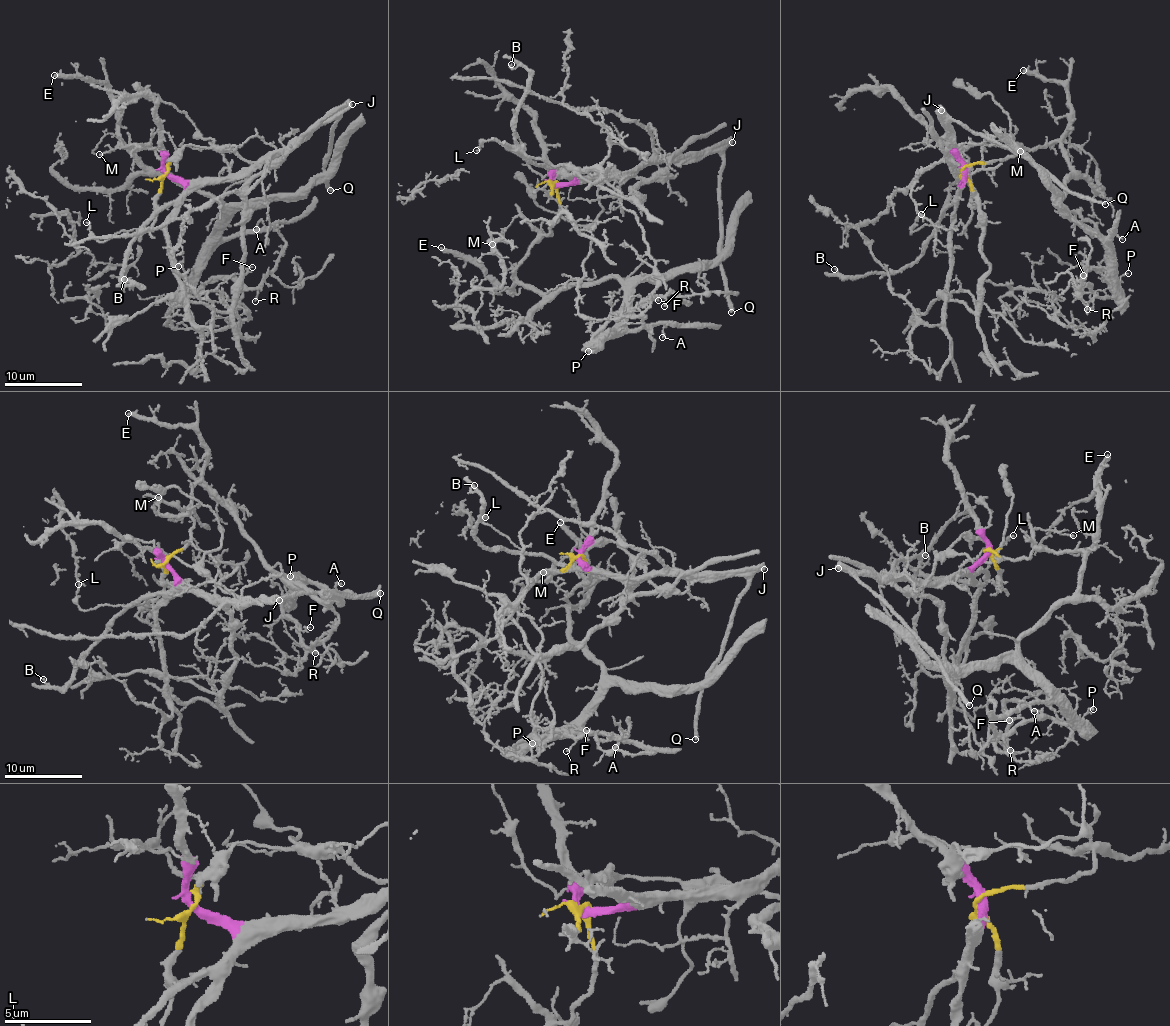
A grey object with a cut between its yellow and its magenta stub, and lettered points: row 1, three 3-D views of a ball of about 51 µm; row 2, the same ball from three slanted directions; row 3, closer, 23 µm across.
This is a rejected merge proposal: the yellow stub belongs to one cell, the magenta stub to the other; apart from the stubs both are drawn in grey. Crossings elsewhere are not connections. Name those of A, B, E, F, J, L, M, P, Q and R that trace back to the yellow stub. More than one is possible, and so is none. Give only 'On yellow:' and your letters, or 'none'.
On yellow: A, E, F, M, P, R

